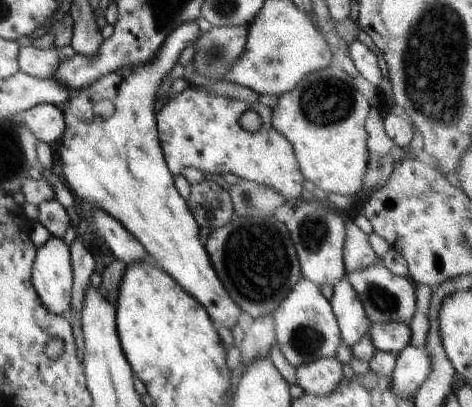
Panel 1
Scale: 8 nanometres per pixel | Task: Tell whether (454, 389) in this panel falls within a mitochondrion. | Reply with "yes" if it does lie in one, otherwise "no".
no

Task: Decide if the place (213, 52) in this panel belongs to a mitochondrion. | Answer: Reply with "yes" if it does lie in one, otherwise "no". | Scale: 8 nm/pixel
yes

